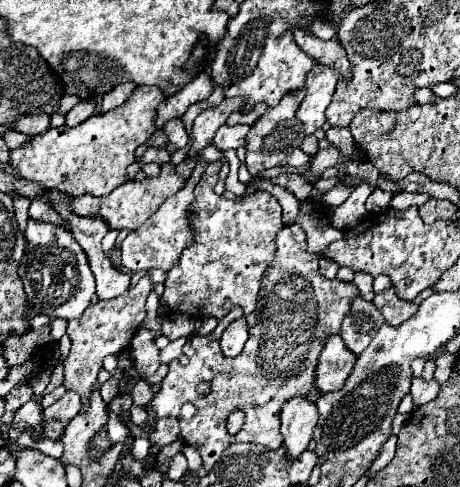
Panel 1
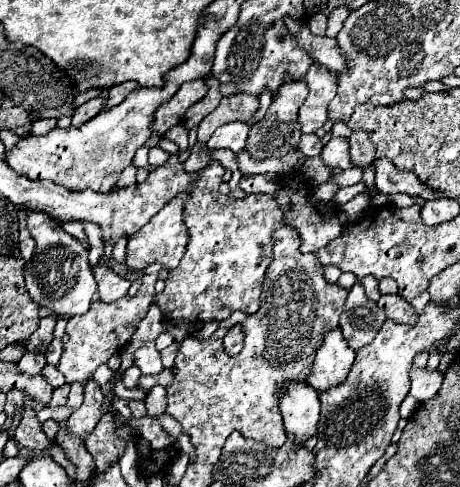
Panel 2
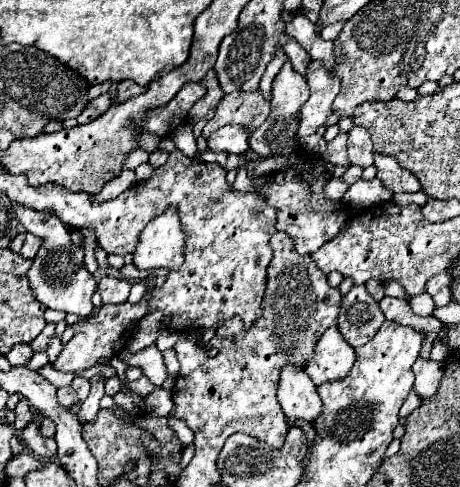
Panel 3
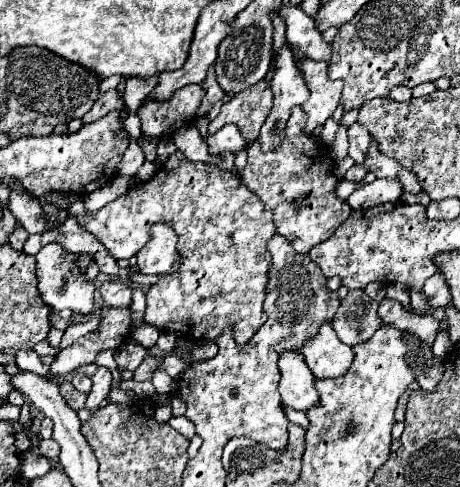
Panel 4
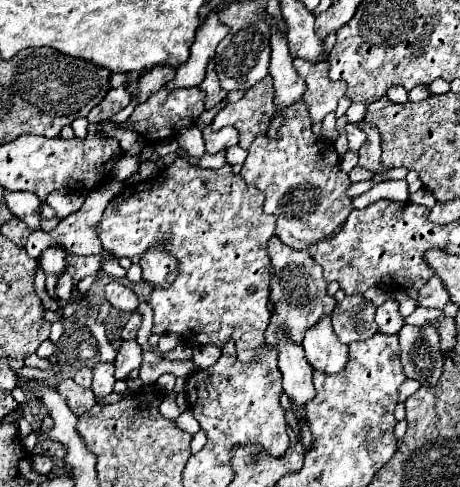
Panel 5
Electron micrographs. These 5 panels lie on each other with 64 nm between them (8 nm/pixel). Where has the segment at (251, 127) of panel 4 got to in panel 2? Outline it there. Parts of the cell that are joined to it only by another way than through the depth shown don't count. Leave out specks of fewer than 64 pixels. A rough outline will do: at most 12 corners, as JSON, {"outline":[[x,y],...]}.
{"outline":[[232,94],[220,100],[198,126],[198,142],[228,122],[248,122],[258,96]]}

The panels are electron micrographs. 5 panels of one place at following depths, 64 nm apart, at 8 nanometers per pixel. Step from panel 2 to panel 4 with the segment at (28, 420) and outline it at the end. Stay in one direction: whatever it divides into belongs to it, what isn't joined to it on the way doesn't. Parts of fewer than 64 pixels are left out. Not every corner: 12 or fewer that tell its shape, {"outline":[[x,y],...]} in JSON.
{"outline":[[40,440],[40,454],[58,458],[60,448],[54,440]]}

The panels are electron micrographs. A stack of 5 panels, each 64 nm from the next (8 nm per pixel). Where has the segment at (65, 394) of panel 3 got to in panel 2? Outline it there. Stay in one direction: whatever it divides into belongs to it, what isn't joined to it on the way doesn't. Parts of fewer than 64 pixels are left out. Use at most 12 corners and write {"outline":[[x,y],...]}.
{"outline":[[68,384],[56,388],[50,400],[52,408],[68,402]]}

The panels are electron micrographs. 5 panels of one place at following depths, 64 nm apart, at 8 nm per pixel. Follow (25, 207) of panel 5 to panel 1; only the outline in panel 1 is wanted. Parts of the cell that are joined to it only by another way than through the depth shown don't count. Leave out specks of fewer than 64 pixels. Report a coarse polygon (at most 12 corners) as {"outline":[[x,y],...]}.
{"outline":[[28,218],[20,276],[32,308],[80,318],[96,290],[62,226]]}

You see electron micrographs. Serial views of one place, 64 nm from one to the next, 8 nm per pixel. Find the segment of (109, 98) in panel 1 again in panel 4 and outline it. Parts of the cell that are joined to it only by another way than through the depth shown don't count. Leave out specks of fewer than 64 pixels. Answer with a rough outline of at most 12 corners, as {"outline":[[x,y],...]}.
{"outline":[[158,74],[150,78],[130,78],[124,100],[130,112],[150,96],[158,84]]}

